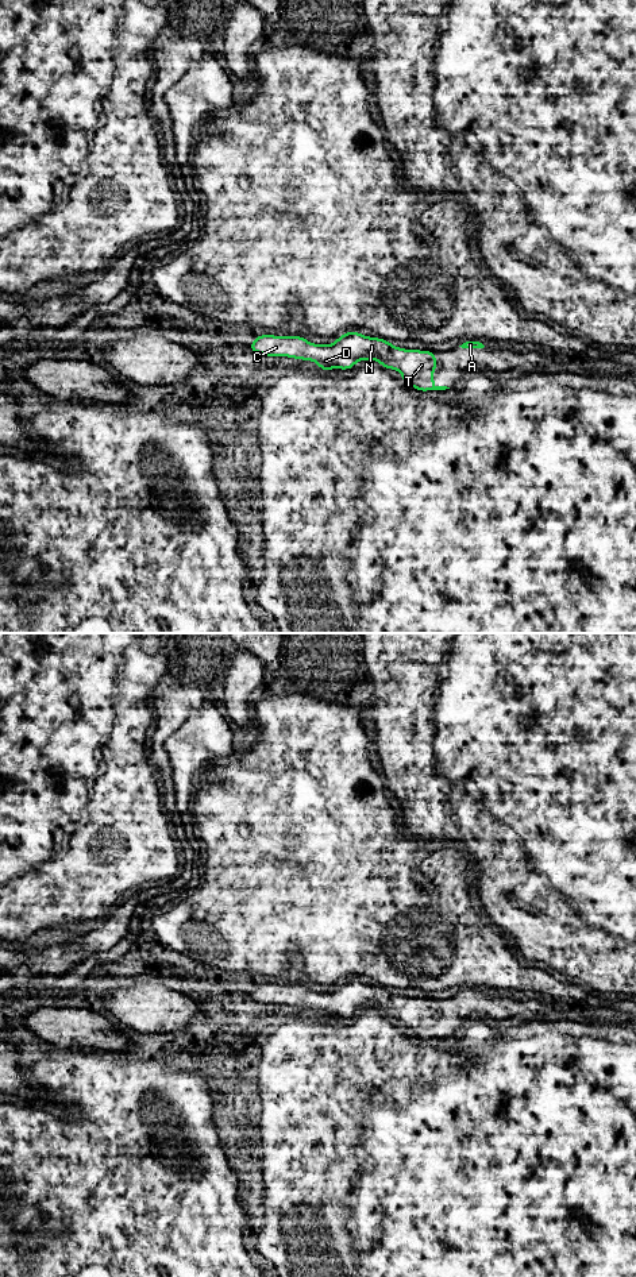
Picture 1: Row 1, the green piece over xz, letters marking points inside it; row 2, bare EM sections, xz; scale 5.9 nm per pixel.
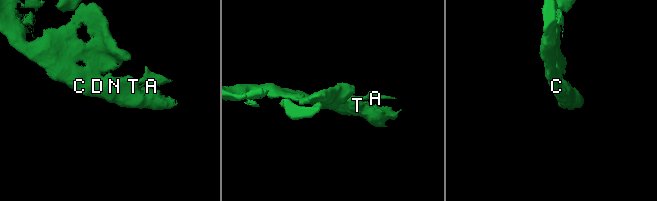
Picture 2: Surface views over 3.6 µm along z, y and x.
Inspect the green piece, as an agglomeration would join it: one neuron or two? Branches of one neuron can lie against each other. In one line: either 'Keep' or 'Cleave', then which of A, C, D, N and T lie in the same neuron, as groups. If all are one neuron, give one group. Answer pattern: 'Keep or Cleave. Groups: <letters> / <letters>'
Keep. Groups: A C D N T

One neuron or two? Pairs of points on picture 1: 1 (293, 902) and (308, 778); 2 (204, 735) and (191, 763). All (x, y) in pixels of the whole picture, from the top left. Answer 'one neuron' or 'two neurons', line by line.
1: one neuron
2: one neuron

